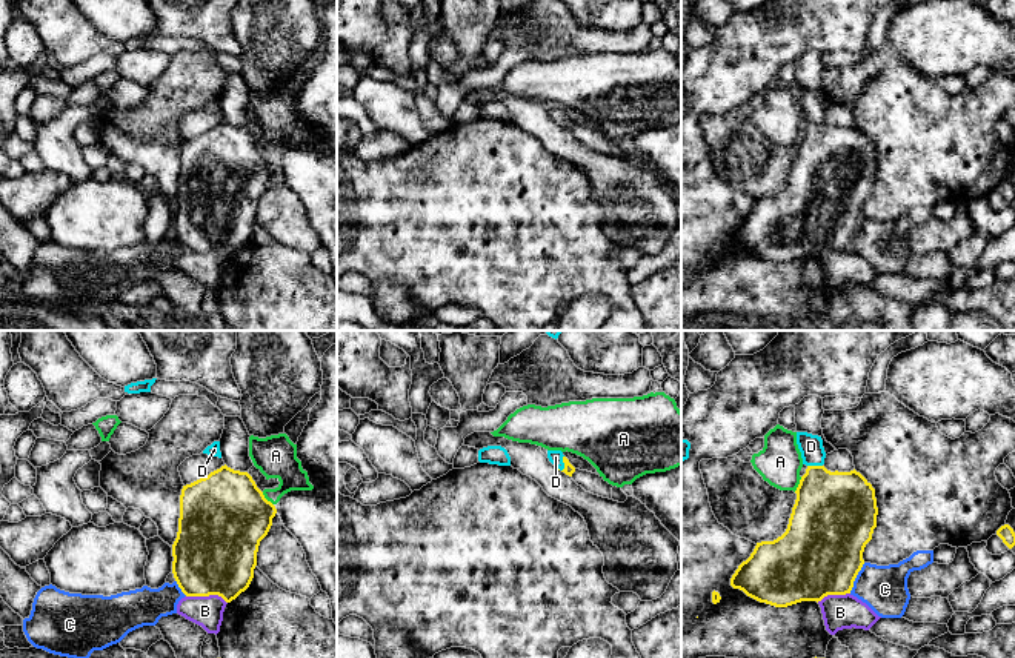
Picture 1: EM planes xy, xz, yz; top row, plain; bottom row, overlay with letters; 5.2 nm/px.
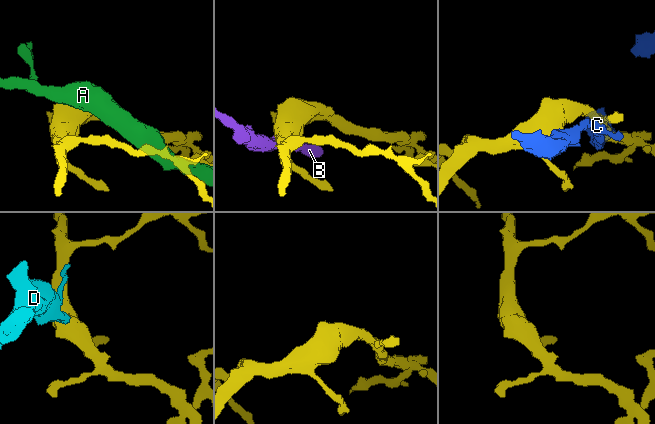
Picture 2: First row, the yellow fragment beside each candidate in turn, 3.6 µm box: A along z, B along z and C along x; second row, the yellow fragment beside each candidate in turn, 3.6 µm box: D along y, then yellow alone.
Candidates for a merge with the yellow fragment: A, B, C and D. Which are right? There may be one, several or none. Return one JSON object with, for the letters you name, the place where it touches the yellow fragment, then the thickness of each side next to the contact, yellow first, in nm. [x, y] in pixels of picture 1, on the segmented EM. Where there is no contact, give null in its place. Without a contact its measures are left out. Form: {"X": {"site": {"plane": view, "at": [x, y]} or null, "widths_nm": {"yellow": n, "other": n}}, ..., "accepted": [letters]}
{"D": {"site": {"plane": "xz", "at": [563, 461]}, "widths_nm": {"yellow": 60, "other": 80}}, "accepted": ["D"]}

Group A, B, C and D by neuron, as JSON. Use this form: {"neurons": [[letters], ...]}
{"neurons": [["A"], ["B"], ["C"], ["D"]]}

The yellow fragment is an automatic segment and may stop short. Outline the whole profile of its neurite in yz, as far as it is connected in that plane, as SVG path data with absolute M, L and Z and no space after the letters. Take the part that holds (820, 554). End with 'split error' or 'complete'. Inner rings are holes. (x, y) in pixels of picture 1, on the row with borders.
M797 432L797 444L807 469L795 490L797 500L787 529L774 541L757 543L730 578L734 589L775 607L850 593L864 564L864 547L877 527L878 507L872 484L855 469L827 470L823 466L826 452L821 437Z | split error

